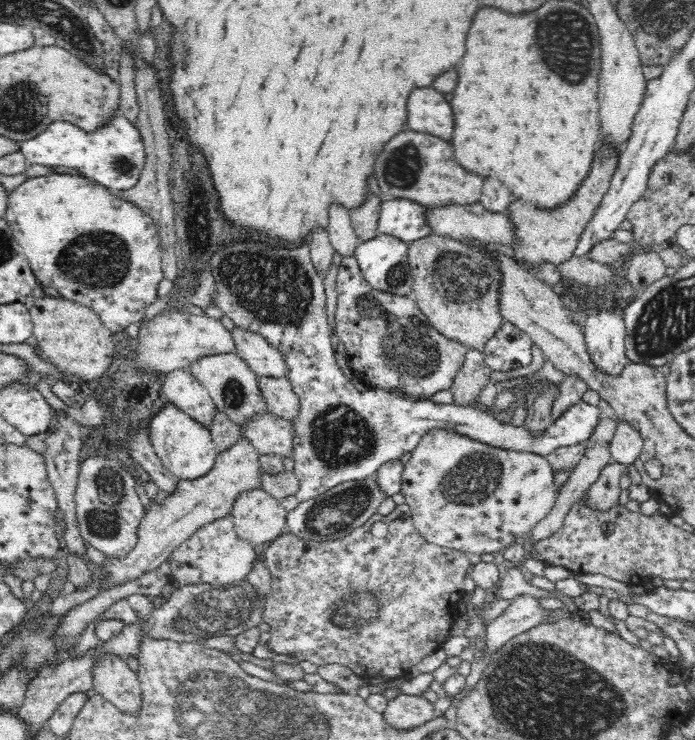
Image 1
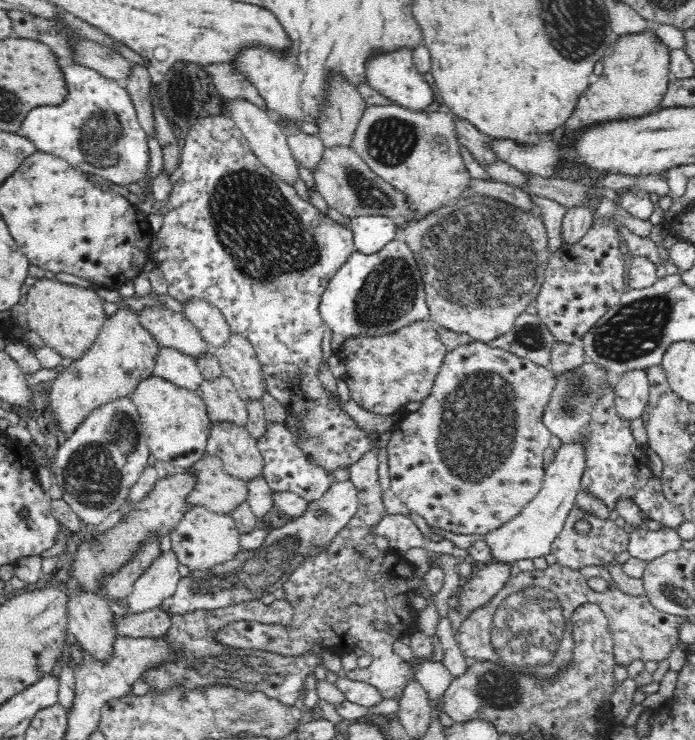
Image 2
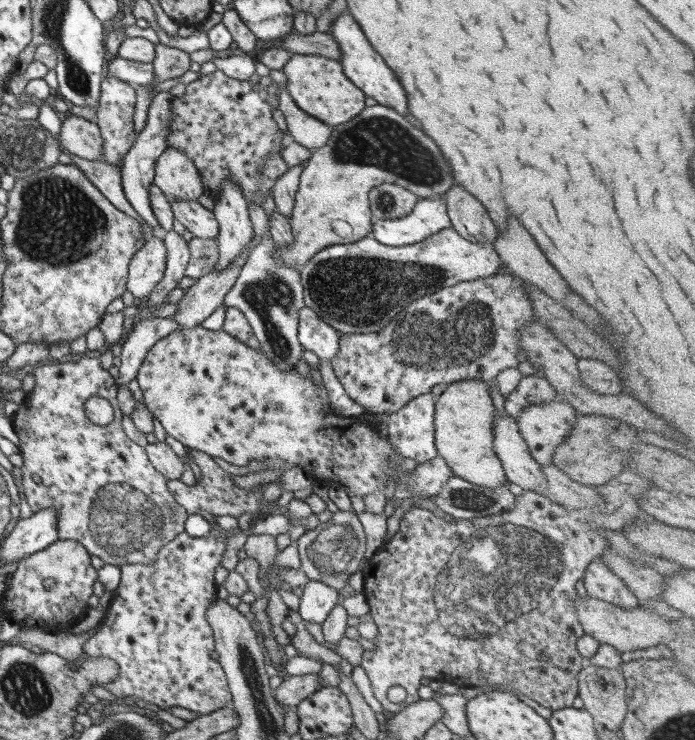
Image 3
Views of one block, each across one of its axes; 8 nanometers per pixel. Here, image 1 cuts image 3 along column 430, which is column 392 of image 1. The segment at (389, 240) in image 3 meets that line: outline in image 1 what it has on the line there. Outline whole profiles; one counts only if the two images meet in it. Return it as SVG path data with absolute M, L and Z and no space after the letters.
M386 197L381 203L378 230L411 243L435 234L427 222L428 207L408 199Z

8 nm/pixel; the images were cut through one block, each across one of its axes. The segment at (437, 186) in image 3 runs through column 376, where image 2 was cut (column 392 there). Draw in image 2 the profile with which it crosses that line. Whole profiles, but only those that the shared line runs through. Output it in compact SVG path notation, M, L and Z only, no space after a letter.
M394 104L367 106L351 146L379 178L407 196L419 216L456 201L472 182L460 153L455 120L444 108L438 112L416 112Z

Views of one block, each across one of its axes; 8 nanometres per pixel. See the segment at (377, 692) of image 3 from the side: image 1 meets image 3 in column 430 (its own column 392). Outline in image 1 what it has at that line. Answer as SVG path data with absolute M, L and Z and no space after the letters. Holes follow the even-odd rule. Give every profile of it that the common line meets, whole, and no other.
M405 503L396 505L394 511L388 516L372 516L364 526L356 528L346 537L334 541L308 541L298 539L296 535L285 531L272 543L267 544L262 553L266 569L269 570L272 578L272 594L265 600L263 609L263 620L270 625L270 646L271 650L278 654L294 655L298 661L308 661L316 667L326 664L338 664L350 668L354 673L363 678L395 679L406 677L413 666L419 664L423 659L439 650L445 640L450 637L452 624L460 615L458 603L463 598L464 584L467 577L471 576L474 566L467 558L466 554L454 550L442 548L435 543L427 542L417 531L413 524L411 508ZM382 522L386 526L386 536L374 536L374 524Z

